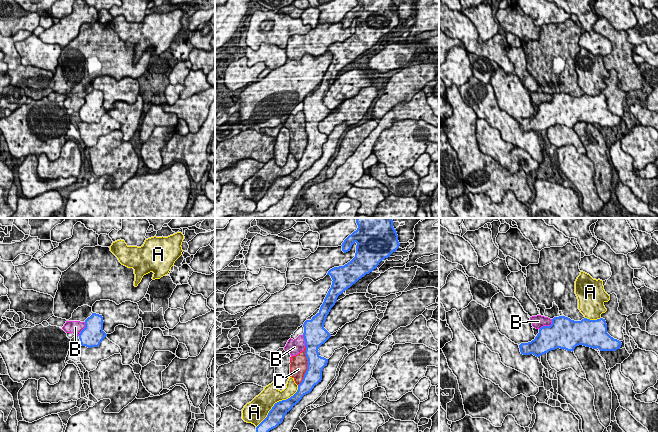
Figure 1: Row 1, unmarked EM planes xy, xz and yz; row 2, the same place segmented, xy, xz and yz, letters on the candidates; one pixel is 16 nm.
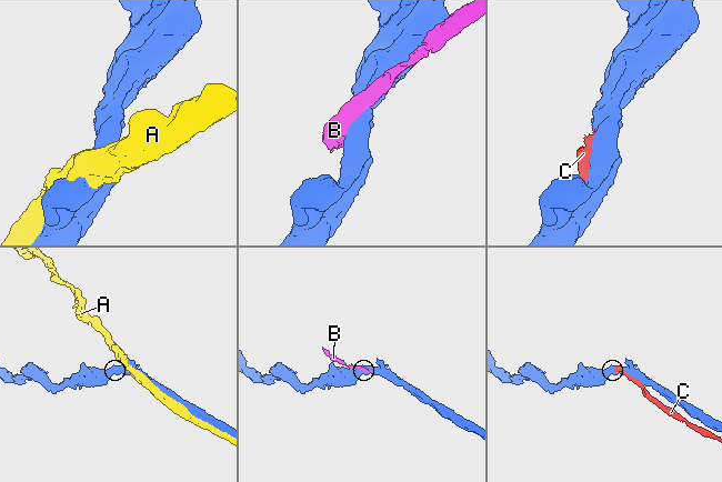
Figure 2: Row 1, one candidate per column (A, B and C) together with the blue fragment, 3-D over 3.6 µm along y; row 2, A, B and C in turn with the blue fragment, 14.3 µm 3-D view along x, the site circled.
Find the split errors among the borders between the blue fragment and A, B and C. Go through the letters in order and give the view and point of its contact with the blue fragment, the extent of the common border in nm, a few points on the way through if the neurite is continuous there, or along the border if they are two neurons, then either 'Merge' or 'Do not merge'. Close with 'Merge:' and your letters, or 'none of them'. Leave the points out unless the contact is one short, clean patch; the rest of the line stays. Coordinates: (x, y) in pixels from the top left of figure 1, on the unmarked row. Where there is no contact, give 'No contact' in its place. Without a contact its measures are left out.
A: Touches blue at xz (277, 178). Shared border 950 nm. Do not merge
B: Touches blue at yz (547, 102). Shared border 280 nm. Do not merge
C: Touches blue at xz (307, 141). Shared border 650 nm. Do not merge
Merge: none of them

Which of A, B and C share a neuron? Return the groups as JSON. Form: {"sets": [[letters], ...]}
{"sets": [["A"], ["B", "C"]]}

